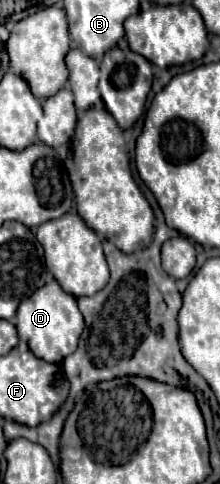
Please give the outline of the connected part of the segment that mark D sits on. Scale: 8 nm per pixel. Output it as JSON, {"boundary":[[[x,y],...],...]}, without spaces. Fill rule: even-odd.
{"boundary":[[[50,281],[22,301],[16,313],[16,327],[20,337],[26,337],[28,347],[36,357],[42,357],[48,363],[60,363],[66,355],[76,351],[80,333],[84,329],[84,317],[76,305],[76,297],[64,293],[58,281]]]}

